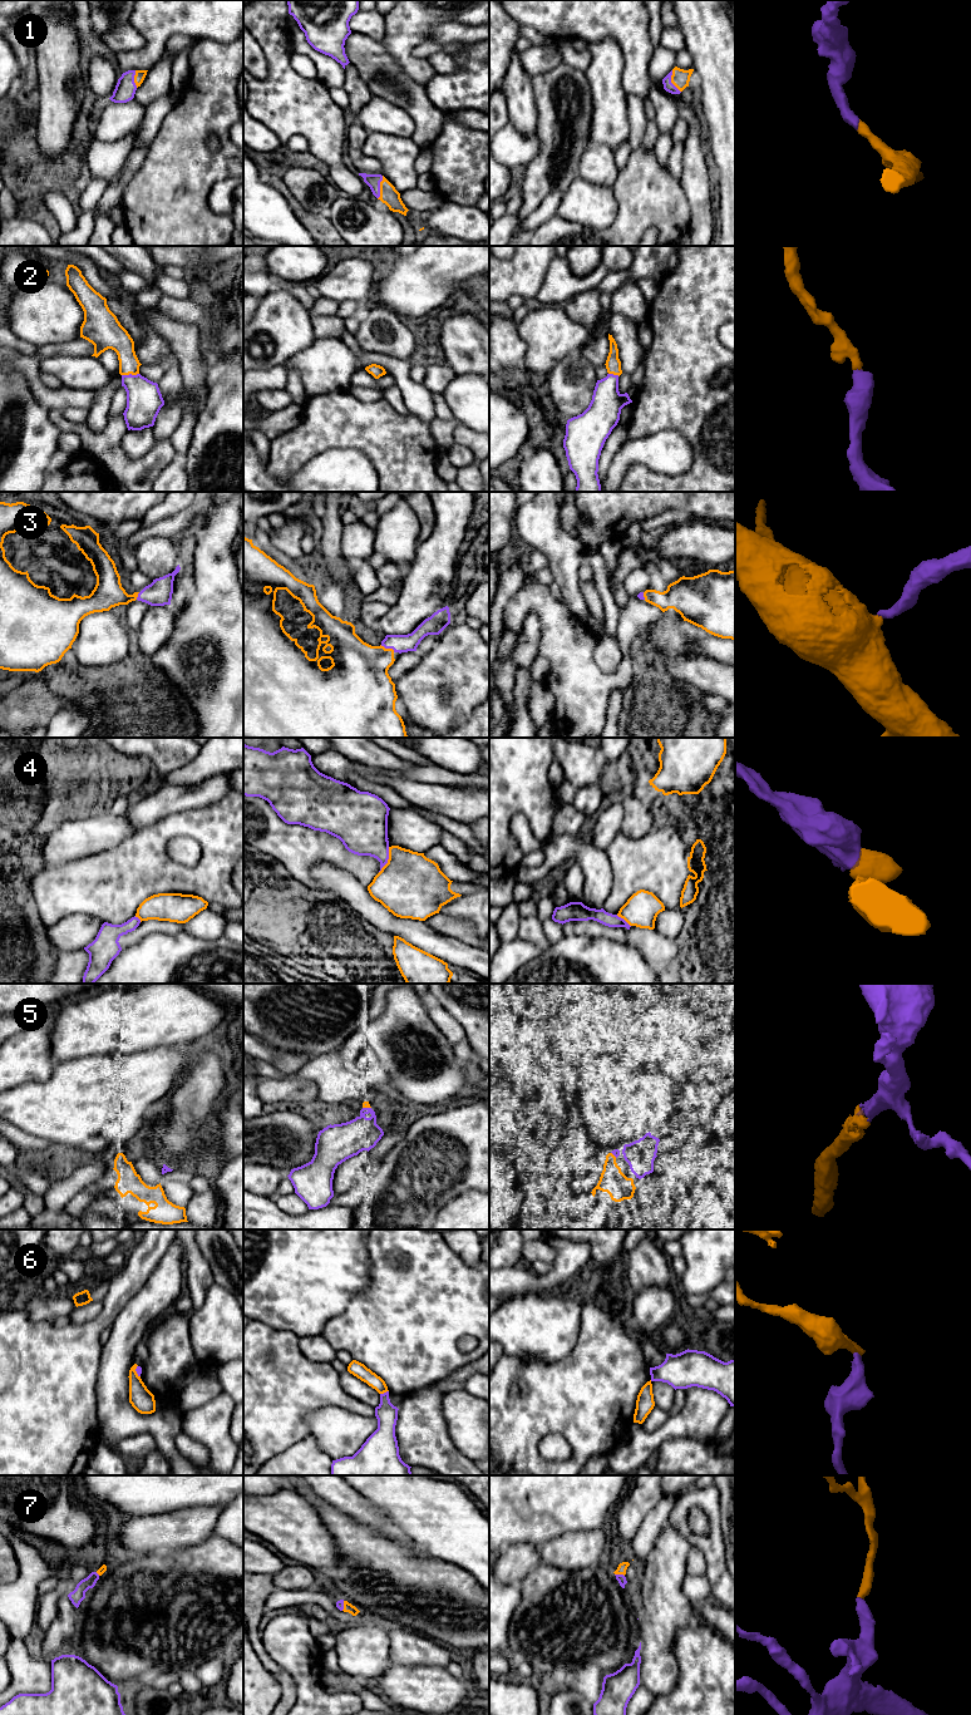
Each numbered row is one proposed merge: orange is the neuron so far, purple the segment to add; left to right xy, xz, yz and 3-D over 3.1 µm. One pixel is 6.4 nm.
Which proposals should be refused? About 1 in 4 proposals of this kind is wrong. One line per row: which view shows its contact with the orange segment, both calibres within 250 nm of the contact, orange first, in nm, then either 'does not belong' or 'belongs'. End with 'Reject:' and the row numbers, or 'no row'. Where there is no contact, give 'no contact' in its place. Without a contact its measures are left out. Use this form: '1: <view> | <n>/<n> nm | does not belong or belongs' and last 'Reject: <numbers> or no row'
1: xz | 120/90 nm | belongs
2: xy | 160/220 nm | belongs
3: xz | 360/110 nm | belongs
4: xz | 420/320 nm | does not belong
5: xz | 50/220 nm | belongs
6: xz | 90/140 nm | does not belong
7: yz | 60/60 nm | belongs
Reject: 4, 6

